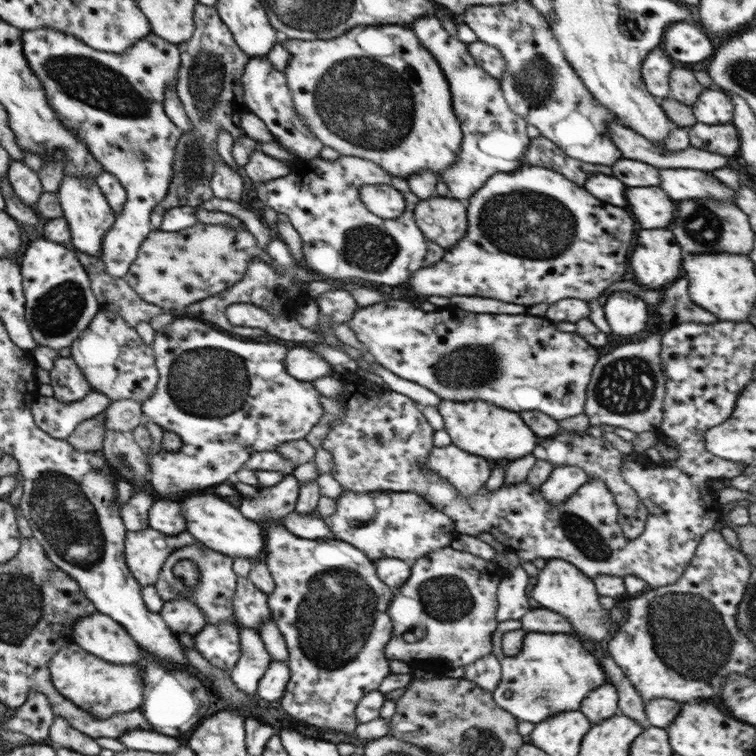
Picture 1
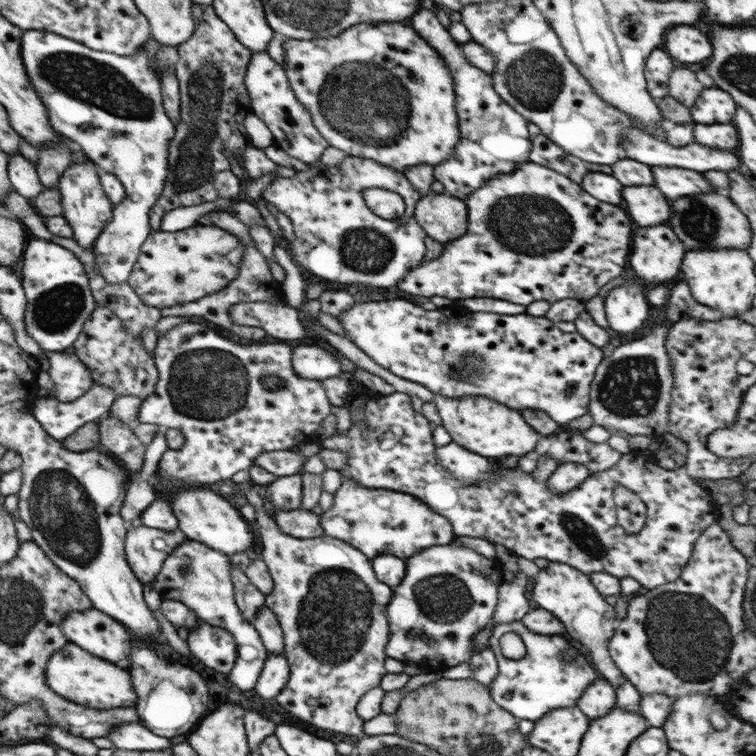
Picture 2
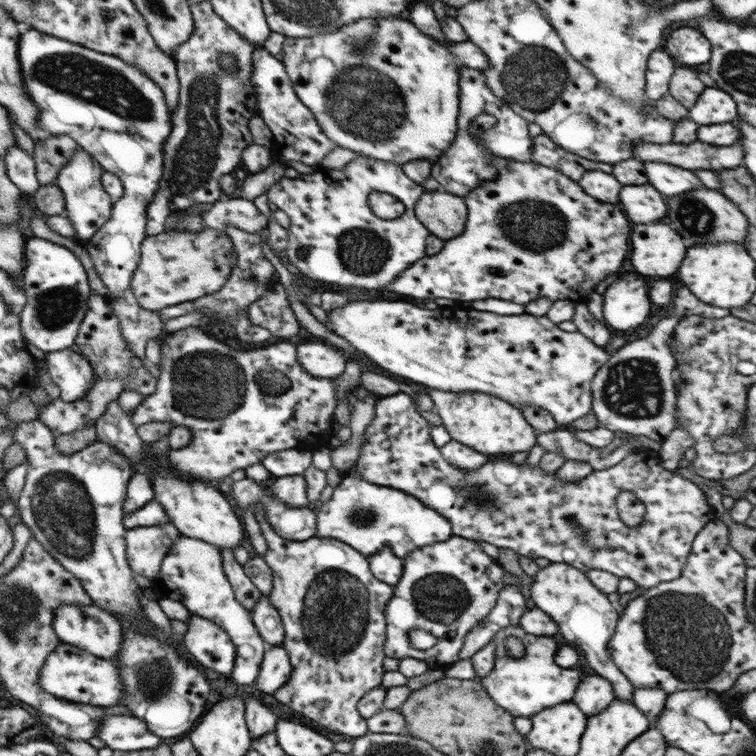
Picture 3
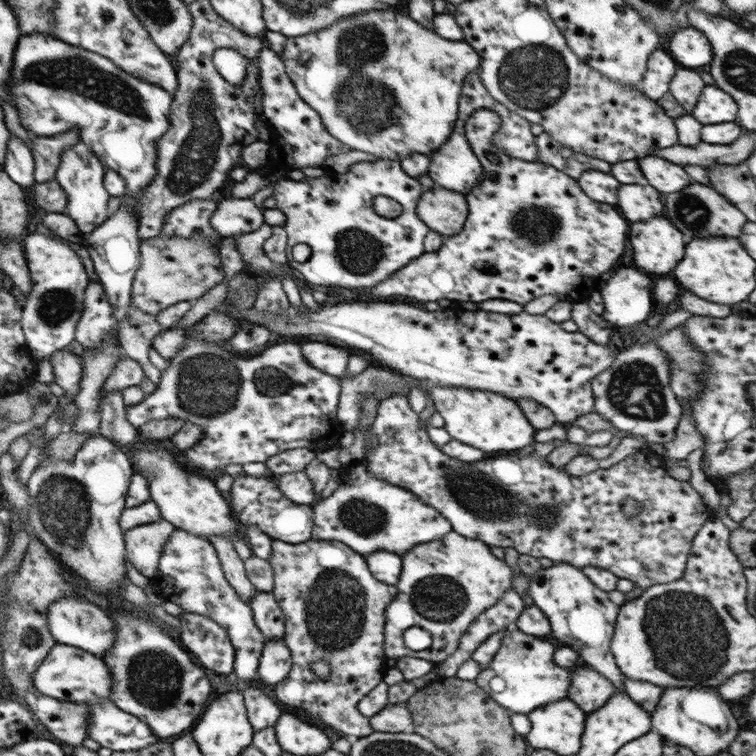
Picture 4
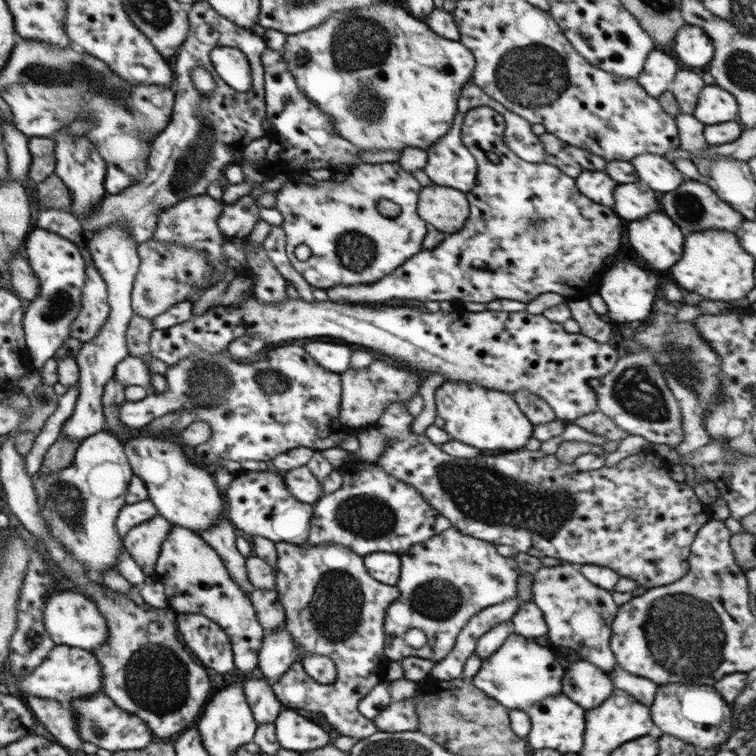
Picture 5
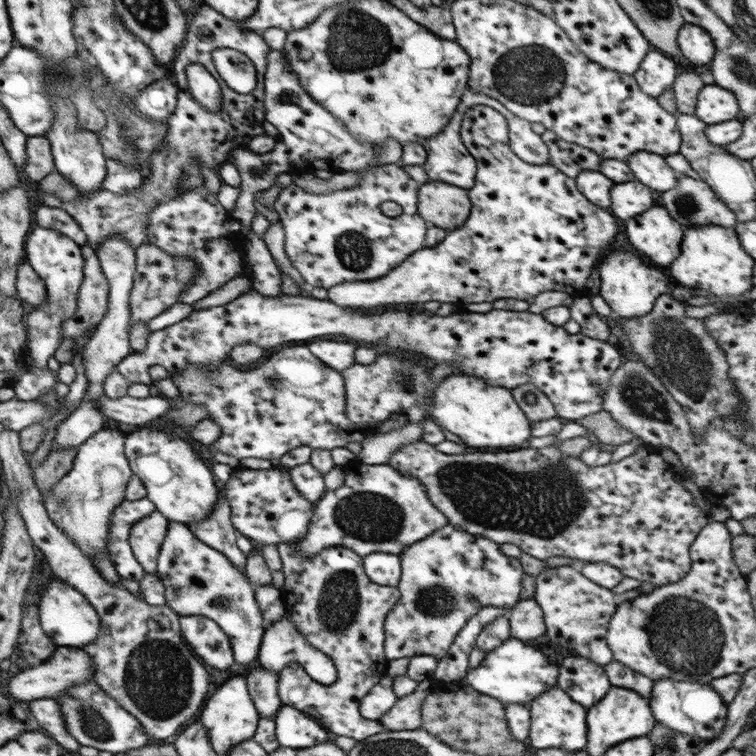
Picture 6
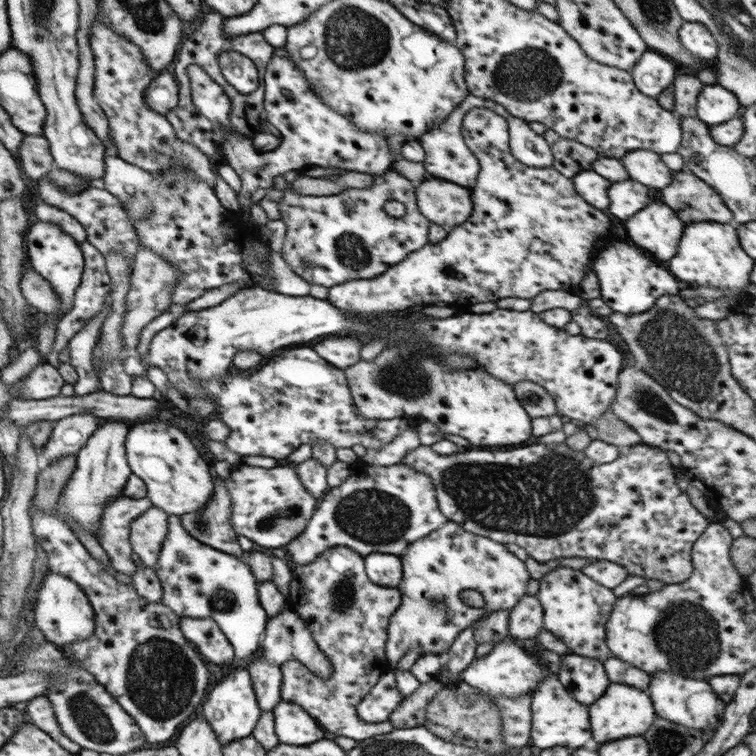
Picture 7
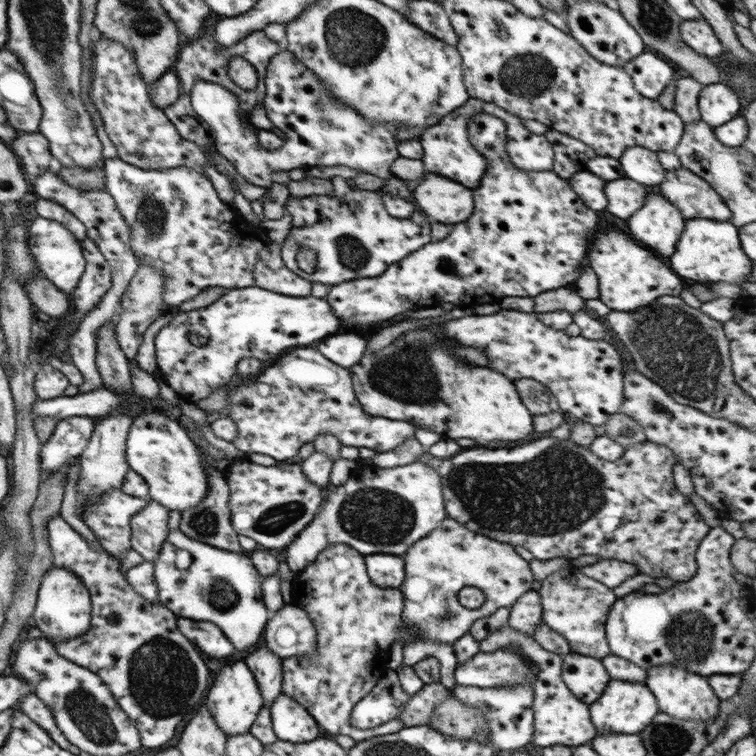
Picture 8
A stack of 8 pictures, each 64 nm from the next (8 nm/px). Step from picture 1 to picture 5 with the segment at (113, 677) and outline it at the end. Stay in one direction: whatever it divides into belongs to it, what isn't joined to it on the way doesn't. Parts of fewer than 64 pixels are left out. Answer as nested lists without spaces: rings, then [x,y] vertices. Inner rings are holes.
[[[63,644],[54,645],[47,658],[43,659],[31,674],[20,678],[15,688],[20,692],[19,699],[28,695],[67,704],[77,698],[102,691],[99,662],[93,654],[82,648],[65,647]]]

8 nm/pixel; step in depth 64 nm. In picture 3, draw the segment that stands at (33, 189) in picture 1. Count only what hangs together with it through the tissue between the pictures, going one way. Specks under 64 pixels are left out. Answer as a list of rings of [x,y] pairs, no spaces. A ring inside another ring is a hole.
[[[17,144],[9,148],[2,160],[7,178],[21,193],[34,194],[41,186],[35,176],[37,170],[34,168],[34,157],[17,147]]]

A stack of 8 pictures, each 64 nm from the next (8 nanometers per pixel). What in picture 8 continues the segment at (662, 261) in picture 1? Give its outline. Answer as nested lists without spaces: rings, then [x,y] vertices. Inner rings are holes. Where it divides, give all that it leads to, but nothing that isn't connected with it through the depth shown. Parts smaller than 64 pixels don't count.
[[[647,194],[639,212],[627,218],[629,234],[656,256],[673,254],[683,230],[683,216],[661,194]]]

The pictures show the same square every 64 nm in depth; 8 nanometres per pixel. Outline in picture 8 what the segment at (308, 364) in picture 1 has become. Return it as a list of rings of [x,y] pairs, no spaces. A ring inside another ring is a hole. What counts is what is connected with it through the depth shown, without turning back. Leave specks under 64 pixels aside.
[[[335,334],[317,344],[317,350],[327,360],[348,369],[357,364],[365,351],[367,340],[357,334]]]

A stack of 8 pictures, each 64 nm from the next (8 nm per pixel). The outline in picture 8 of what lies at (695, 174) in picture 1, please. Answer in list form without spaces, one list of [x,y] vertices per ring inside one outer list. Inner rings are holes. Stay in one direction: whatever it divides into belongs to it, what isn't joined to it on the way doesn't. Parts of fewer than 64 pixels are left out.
[[[627,147],[619,156],[618,162],[627,178],[645,186],[659,184],[665,174],[664,168],[659,168],[661,164],[656,153],[643,147]]]

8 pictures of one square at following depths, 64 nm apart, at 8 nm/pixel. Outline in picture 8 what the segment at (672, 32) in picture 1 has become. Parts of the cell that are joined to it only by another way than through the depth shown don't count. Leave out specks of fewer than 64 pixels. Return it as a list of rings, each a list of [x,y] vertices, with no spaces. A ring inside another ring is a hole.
[[[704,19],[682,20],[678,31],[681,40],[689,48],[705,57],[717,56],[724,52],[719,39],[715,38],[713,29]]]

